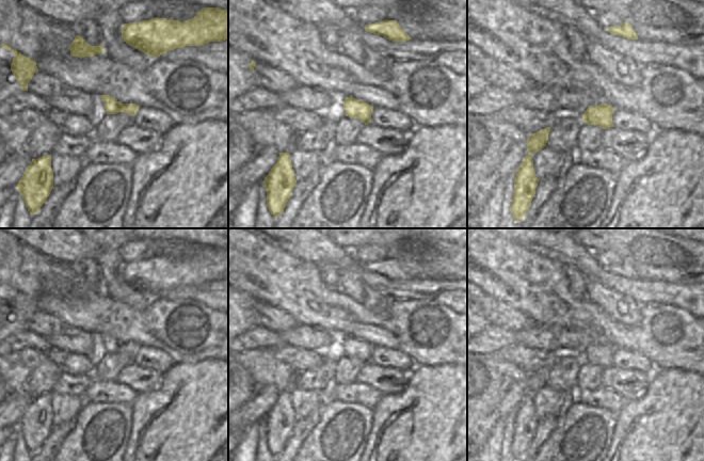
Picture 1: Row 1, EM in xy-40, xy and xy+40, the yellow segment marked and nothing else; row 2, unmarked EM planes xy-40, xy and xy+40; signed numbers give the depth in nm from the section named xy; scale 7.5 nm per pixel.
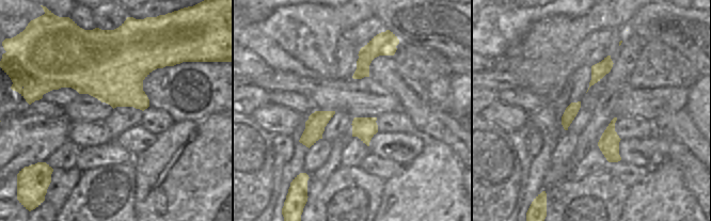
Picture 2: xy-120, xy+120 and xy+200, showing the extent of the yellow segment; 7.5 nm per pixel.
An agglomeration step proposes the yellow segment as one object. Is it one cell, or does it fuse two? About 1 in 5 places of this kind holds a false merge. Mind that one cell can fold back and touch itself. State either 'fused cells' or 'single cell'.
single cell

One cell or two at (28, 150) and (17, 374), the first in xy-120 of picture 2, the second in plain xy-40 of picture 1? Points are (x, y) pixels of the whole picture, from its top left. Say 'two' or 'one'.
one

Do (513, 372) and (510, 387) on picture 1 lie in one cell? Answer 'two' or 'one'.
two

